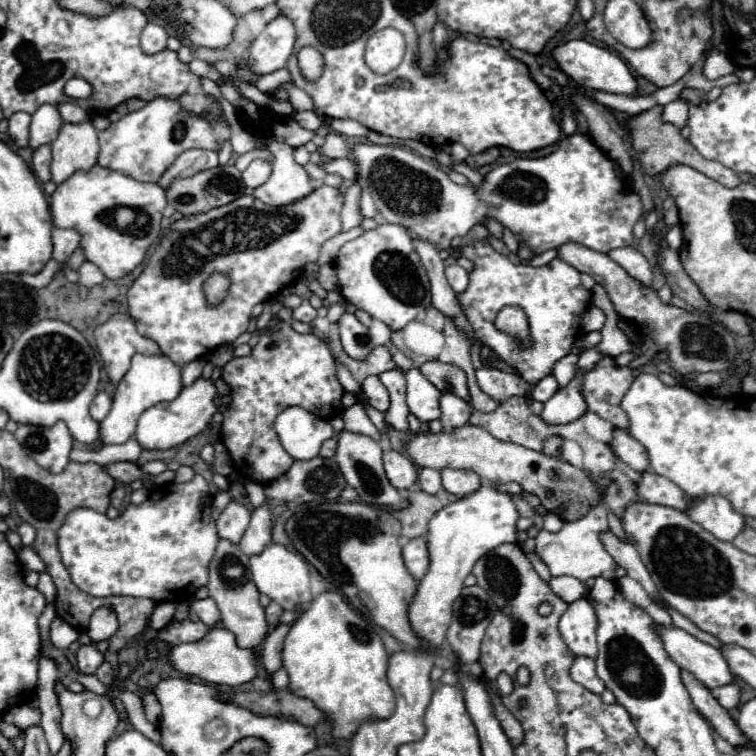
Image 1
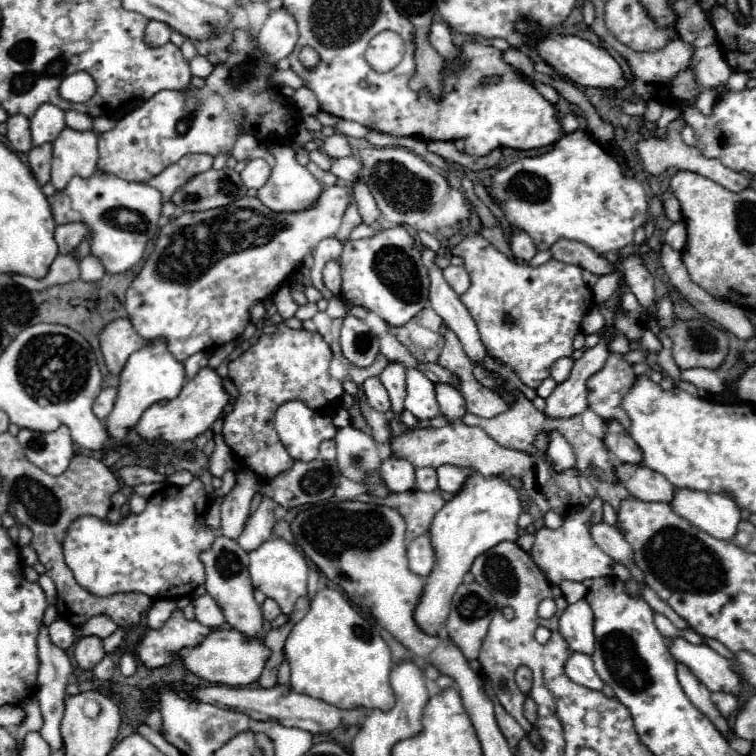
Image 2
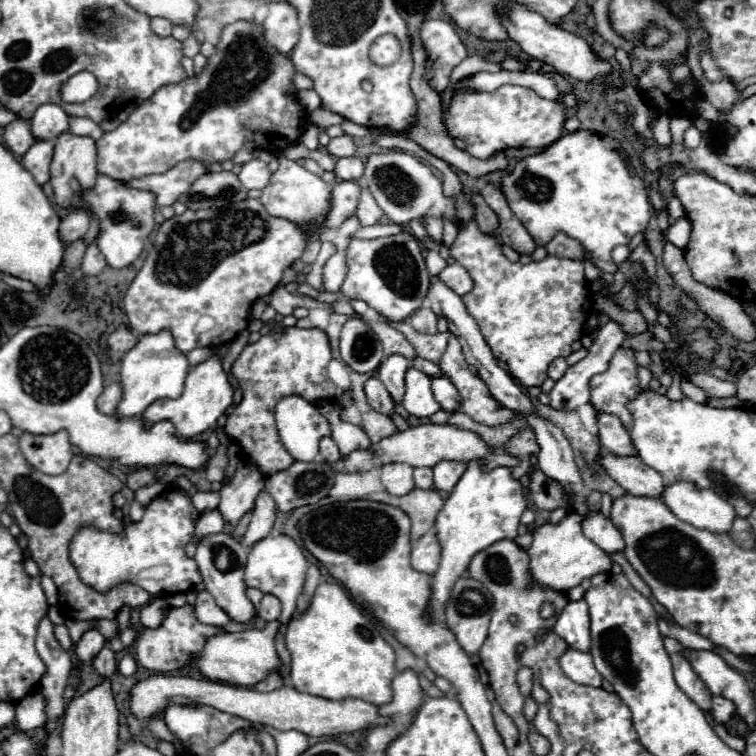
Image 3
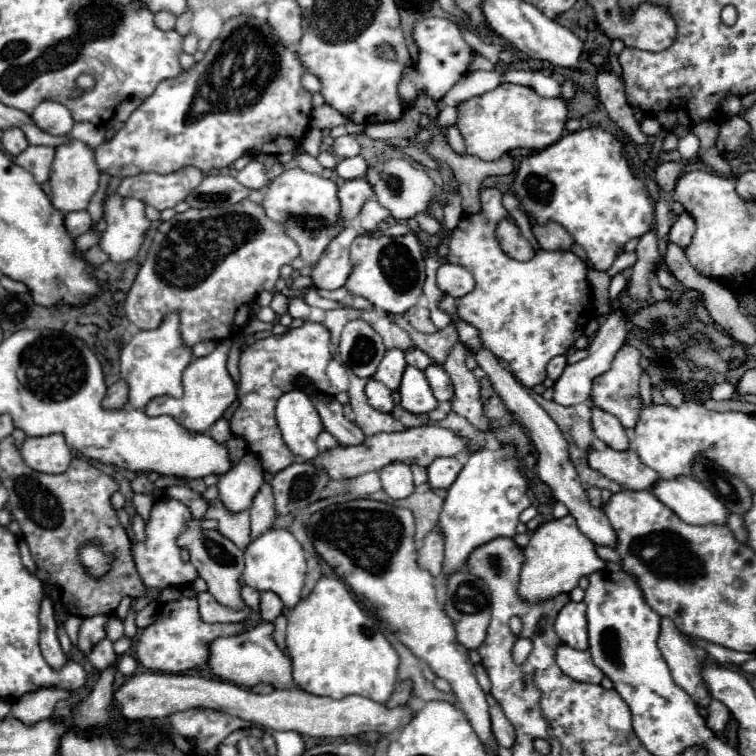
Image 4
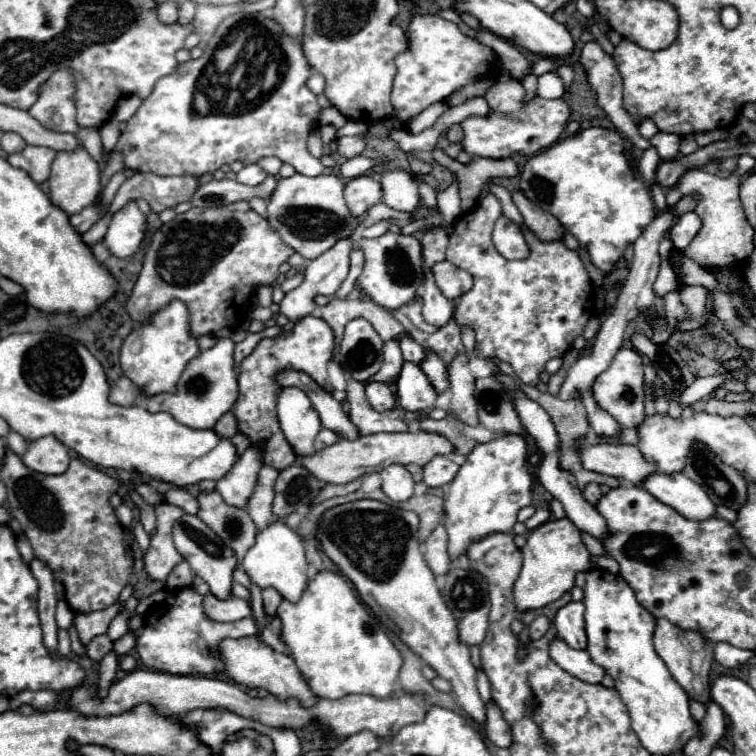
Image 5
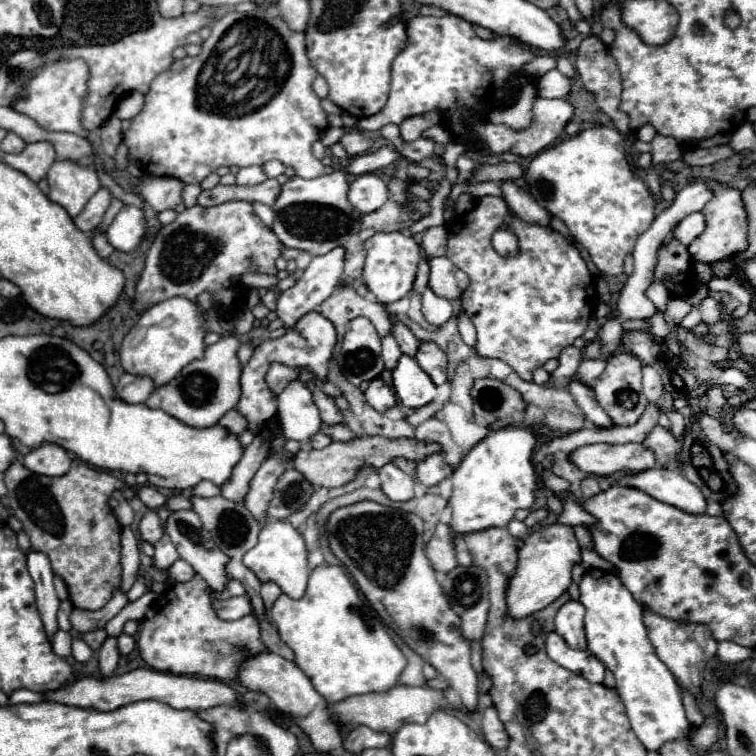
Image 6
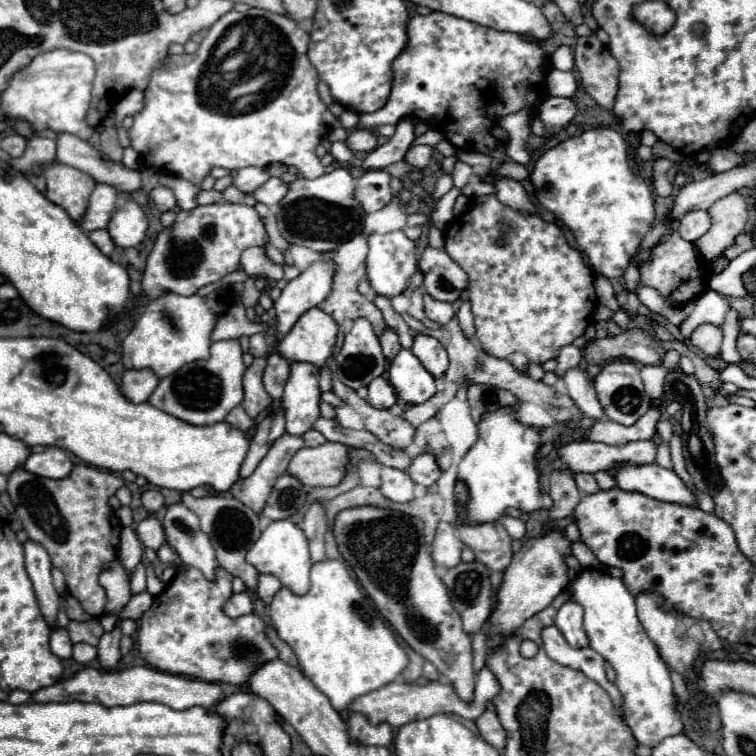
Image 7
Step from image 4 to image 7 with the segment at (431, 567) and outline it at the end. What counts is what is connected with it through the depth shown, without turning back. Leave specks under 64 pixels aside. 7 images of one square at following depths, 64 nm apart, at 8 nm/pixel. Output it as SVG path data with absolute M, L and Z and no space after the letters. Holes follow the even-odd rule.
M440 522L436 530L436 538L432 542L432 558L436 564L452 568L460 564L460 554L462 554L462 540L456 536L456 530L448 522Z

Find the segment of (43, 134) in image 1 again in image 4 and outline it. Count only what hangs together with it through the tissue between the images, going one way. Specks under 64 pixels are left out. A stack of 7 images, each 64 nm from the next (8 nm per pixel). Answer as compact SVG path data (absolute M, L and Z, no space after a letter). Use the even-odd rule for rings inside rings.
M44 100L40 102L34 112L32 112L32 120L48 134L60 136L60 134L70 134L72 126L74 126L74 118L68 106L54 102L54 100Z

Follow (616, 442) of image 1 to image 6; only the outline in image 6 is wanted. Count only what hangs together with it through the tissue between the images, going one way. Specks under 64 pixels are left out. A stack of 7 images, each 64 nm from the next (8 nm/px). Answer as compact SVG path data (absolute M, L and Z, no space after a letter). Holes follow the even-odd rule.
M572 378L572 380L568 382L568 392L574 396L578 408L584 412L584 416L586 416L592 424L596 424L596 426L600 426L600 428L612 426L610 416L600 408L600 404L598 404L598 400L596 400L596 396L594 396L594 390L592 390L590 386L586 386L586 384L582 384L580 380Z

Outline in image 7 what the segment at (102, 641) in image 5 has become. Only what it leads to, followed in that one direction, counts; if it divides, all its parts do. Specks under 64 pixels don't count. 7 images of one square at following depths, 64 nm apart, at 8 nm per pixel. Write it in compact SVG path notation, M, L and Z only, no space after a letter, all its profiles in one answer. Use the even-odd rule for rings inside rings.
M96 618L86 620L86 622L70 620L70 624L68 624L66 630L70 632L70 640L72 640L74 644L86 642L86 644L92 644L92 646L96 646L98 640L100 640L100 636L104 634L104 628L100 626L100 622L98 622Z

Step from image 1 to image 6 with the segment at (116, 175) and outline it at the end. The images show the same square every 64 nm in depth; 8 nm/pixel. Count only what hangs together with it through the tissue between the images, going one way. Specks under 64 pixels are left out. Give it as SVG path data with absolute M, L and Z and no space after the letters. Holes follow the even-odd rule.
M122 206L122 210L116 214L110 228L106 230L106 238L116 250L130 252L140 244L144 232L146 232L144 212L136 206Z

